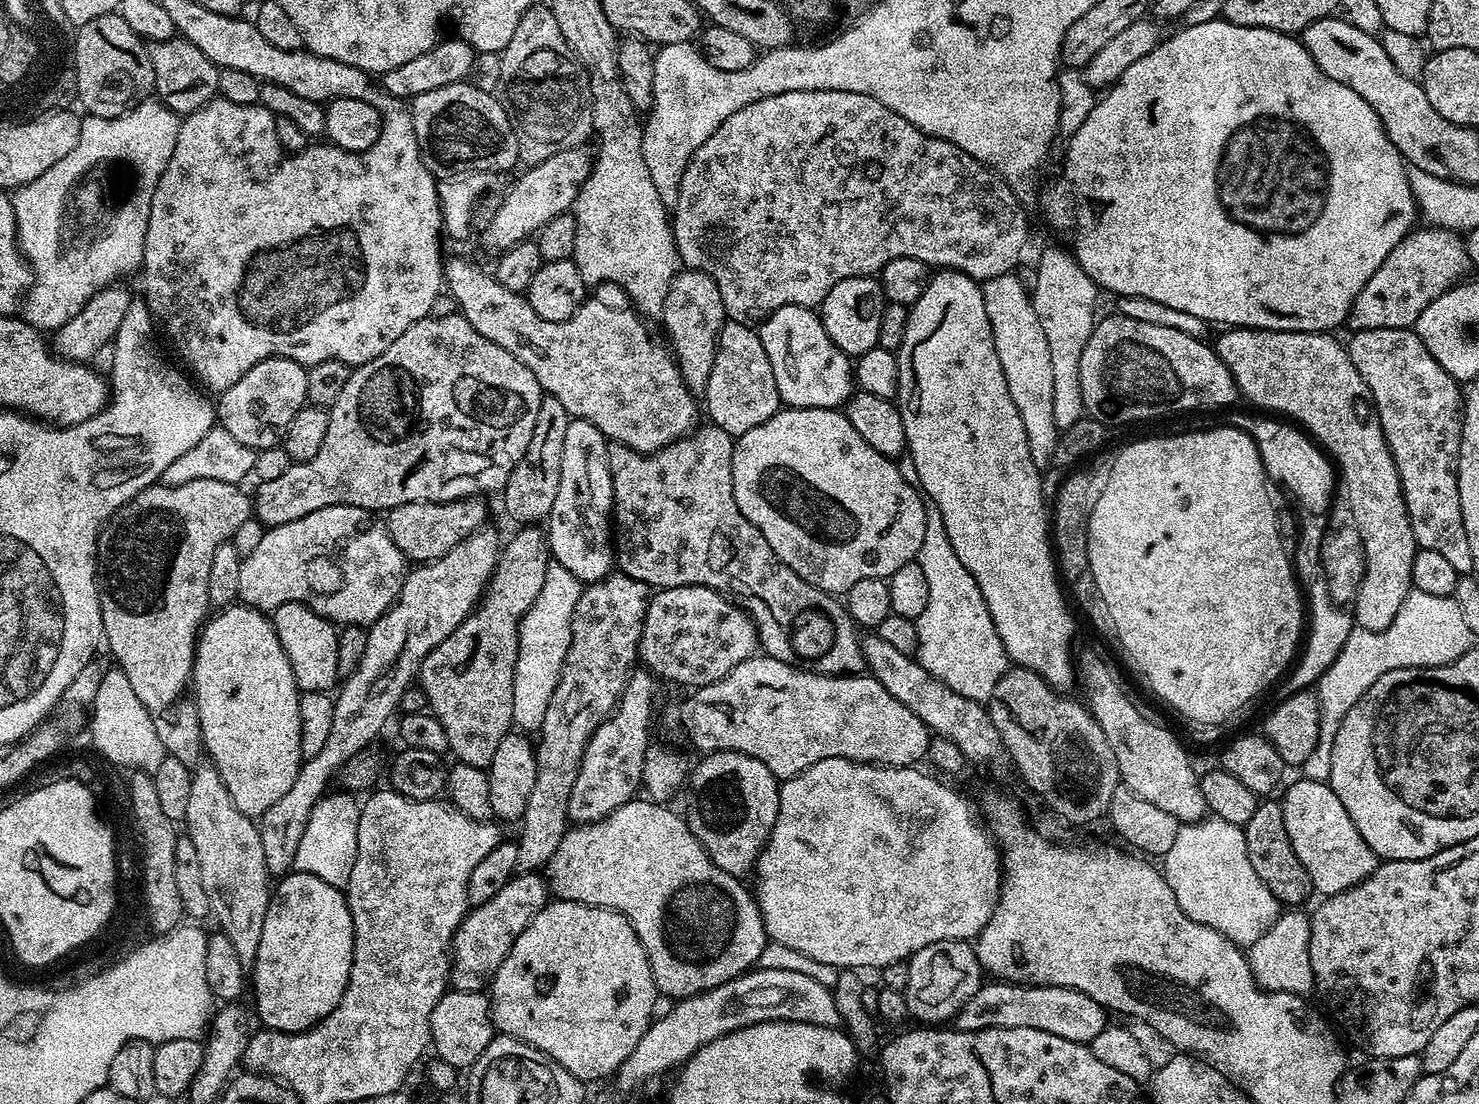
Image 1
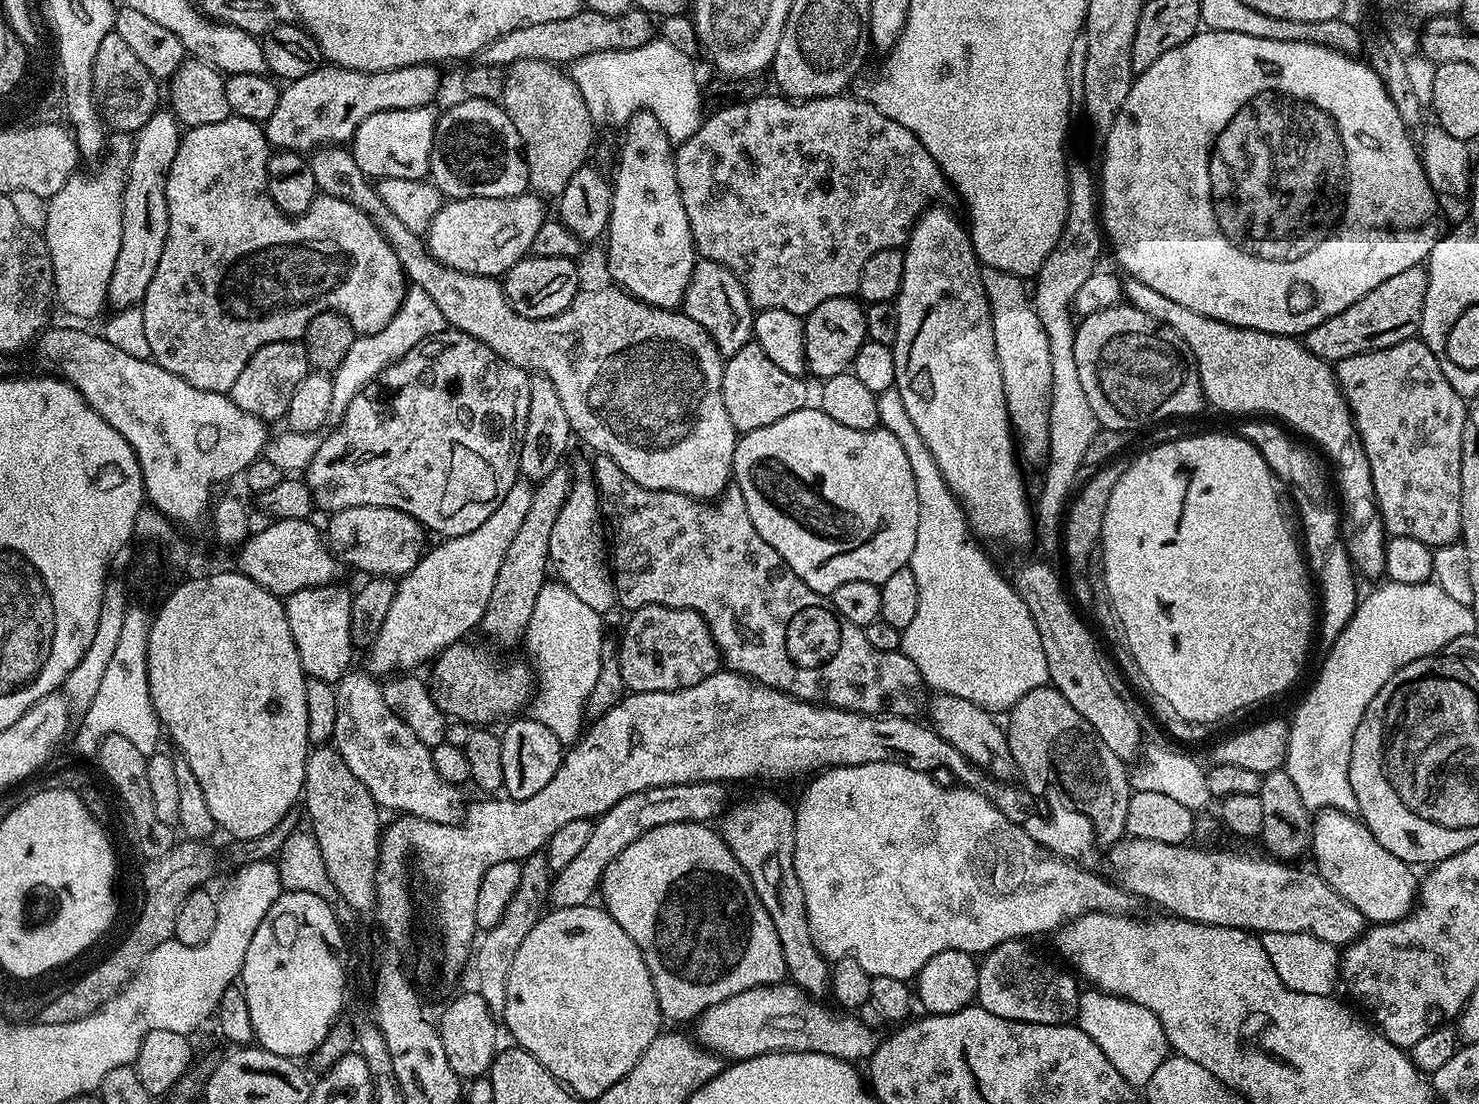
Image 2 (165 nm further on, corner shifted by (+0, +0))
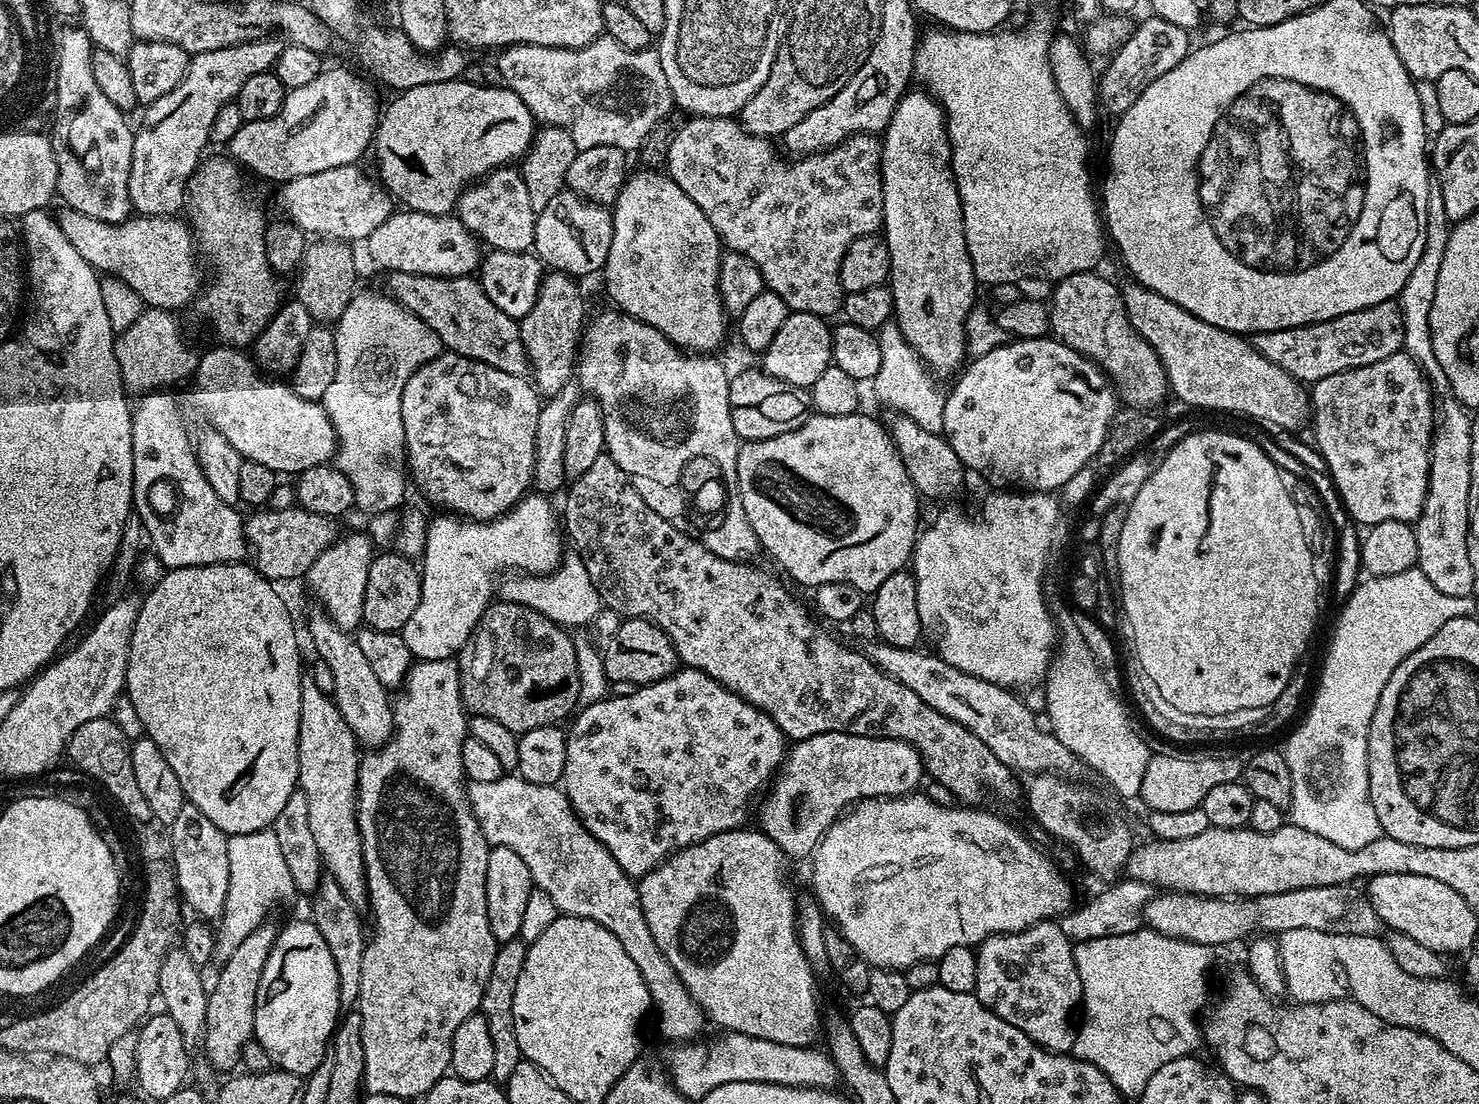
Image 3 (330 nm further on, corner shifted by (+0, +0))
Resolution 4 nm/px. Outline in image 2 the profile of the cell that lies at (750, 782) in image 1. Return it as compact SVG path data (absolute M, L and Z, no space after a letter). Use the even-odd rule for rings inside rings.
M760 796L741 808L734 808L719 821L718 831L734 858L738 858L742 870L746 870L762 906L766 906L766 914L770 914L770 922L774 922L774 930L778 930L782 958L786 958L787 979L810 996L827 997L830 964L818 946L814 946L814 938L810 938L806 900L792 861L796 849L795 811L790 804L772 796Z

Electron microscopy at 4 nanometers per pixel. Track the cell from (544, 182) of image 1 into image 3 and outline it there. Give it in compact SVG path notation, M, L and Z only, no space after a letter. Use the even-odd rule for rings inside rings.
M411 210L393 211L390 218L386 218L386 222L382 222L382 226L378 226L378 230L374 230L374 234L370 234L366 241L368 247L368 256L377 264L378 267L384 268L385 273L389 272L405 272L406 274L426 274L427 276L471 276L480 267L482 259L482 245L471 232L467 232L464 223L461 222L459 215L449 214L447 216L431 216L430 214L422 214Z

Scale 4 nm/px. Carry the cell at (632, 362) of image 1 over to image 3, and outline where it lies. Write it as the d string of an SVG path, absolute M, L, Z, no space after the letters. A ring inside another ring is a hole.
M619 310L604 312L601 316L591 317L590 323L583 329L582 339L578 349L578 359L576 361L575 379L578 381L581 393L587 394L591 399L600 405L602 418L604 419L604 447L606 454L629 476L639 474L639 476L651 477L652 481L664 482L668 484L679 485L680 475L684 472L684 467L691 460L709 460L710 463L716 464L719 479L732 480L732 472L738 474L738 450L742 443L740 436L734 430L732 421L732 407L728 397L728 381L730 372L727 372L722 365L715 359L712 354L697 354L691 350L679 348L666 334L654 330L654 326L646 326L638 318L628 316Z

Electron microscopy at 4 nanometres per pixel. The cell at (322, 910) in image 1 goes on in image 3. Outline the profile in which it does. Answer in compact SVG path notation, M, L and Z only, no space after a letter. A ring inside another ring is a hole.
M311 919L290 921L285 928L281 927L277 931L270 958L266 958L266 966L258 982L258 998L254 1010L254 1039L262 1046L262 1050L266 1050L266 1054L270 1054L273 1065L279 1071L306 1078L317 1068L318 1062L322 1062L341 1016L338 970L335 969L334 957L330 954L326 940L322 938L318 926L313 924Z

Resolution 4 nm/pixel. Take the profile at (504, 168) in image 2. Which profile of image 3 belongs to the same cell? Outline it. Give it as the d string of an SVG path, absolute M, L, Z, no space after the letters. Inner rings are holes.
M519 167L496 168L483 179L476 180L460 195L455 211L465 230L489 249L526 252L532 247L536 211L530 206L530 194L526 191L524 173Z

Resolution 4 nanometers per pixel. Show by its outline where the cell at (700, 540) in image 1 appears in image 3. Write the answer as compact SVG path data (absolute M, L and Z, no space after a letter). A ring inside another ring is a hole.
M607 454L599 456L586 469L586 474L575 477L567 485L567 488L568 493L564 496L564 512L562 508L562 528L570 544L570 539L572 539L571 547L582 558L582 562L586 566L586 574L590 574L590 582L594 582L594 590L598 590L601 605L605 609L613 608L614 611L621 612L619 614L621 617L648 620L652 624L657 624L676 647L676 658L681 665L697 668L702 674L714 678L714 682L718 682L722 687L738 693L742 699L753 704L755 708L762 709L784 731L784 735L789 741L805 740L814 734L830 734L831 732L858 734L870 738L894 738L914 746L914 750L920 752L920 758L924 761L925 773L933 781L947 786L961 805L984 806L987 805L984 804L987 800L1016 800L1019 796L1021 799L1022 784L1020 788L1019 782L1016 781L1019 780L1017 773L1002 766L1002 762L998 762L998 758L994 758L990 746L986 746L986 742L982 742L982 738L978 738L978 734L970 734L970 730L966 730L966 726L946 718L946 714L938 714L938 710L934 710L934 706L926 706L926 702L922 702L922 698L918 698L918 694L914 694L914 690L902 686L902 682L898 682L894 678L890 678L890 674L878 670L878 666L874 666L874 662L870 662L870 658L866 658L855 647L847 648L842 641L835 640L828 632L823 632L820 629L822 627L821 621L811 611L808 613L788 593L787 586L778 577L771 576L770 573L763 572L760 568L755 568L755 563L718 557L718 555L711 553L695 535L694 537L687 536L673 521L662 518L659 514L654 514L653 510L650 510L646 503L642 502L641 495L634 490L628 473L622 471Z

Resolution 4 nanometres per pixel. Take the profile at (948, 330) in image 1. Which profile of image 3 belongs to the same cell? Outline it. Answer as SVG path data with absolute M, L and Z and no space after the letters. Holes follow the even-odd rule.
M909 90L898 102L888 127L882 133L880 173L884 195L882 235L890 250L890 287L896 307L894 322L900 327L904 341L920 355L937 377L951 377L961 371L966 360L966 325L968 315L977 303L978 281L970 262L970 250L966 246L962 202L952 173L952 143L948 137L948 122L940 104L927 92Z

